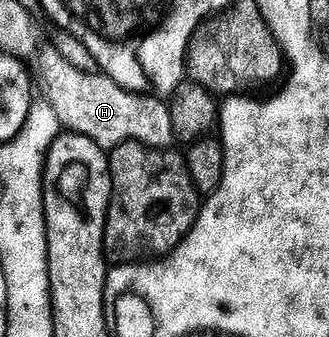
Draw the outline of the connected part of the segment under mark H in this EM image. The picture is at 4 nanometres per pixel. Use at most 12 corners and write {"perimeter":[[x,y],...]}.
{"perimeter":[[79,70],[59,109],[106,150],[174,147],[178,121],[153,94]]}

